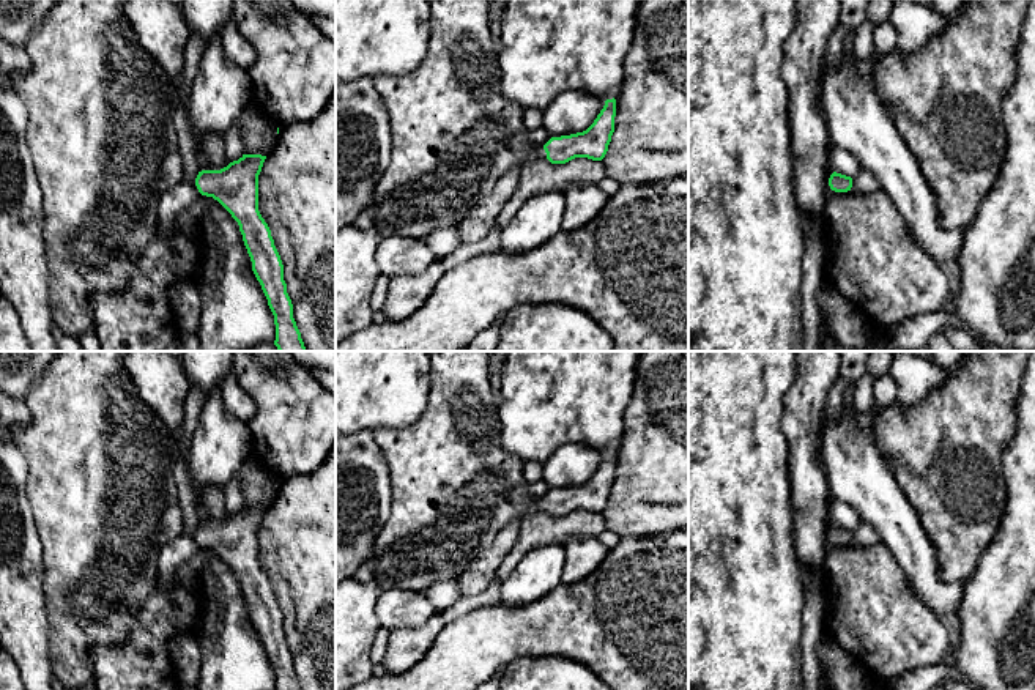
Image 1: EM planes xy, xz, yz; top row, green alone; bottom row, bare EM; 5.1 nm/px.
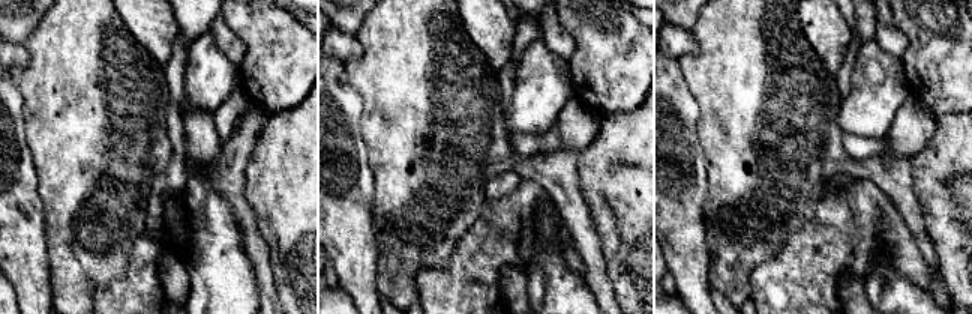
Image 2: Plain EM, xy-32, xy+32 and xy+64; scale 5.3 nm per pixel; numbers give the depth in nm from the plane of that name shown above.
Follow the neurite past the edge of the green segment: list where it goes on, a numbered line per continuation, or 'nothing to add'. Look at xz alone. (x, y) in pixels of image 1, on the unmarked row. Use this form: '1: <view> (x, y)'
1: xz (454, 487)

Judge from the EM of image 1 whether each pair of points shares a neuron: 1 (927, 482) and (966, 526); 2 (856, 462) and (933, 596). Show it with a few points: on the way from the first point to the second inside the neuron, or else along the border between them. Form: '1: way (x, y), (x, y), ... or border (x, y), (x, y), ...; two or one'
1: way (938, 493), (960, 515); one
2: way (876, 495), (895, 519), (919, 563); one

